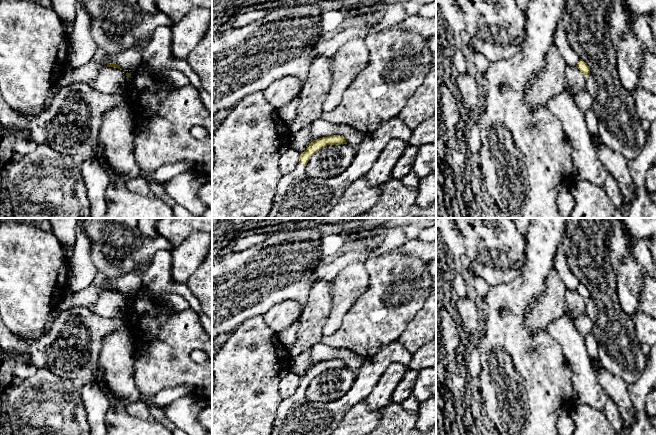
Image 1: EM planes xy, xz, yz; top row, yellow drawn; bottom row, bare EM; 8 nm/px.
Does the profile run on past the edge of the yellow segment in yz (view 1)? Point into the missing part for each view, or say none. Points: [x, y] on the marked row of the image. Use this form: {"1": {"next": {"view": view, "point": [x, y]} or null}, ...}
{"1": {"next": null}}

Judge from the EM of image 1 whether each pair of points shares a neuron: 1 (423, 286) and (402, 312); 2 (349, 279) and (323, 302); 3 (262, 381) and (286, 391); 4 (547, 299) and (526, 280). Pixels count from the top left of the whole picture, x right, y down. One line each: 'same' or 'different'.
1: same
2: different
3: different
4: different

